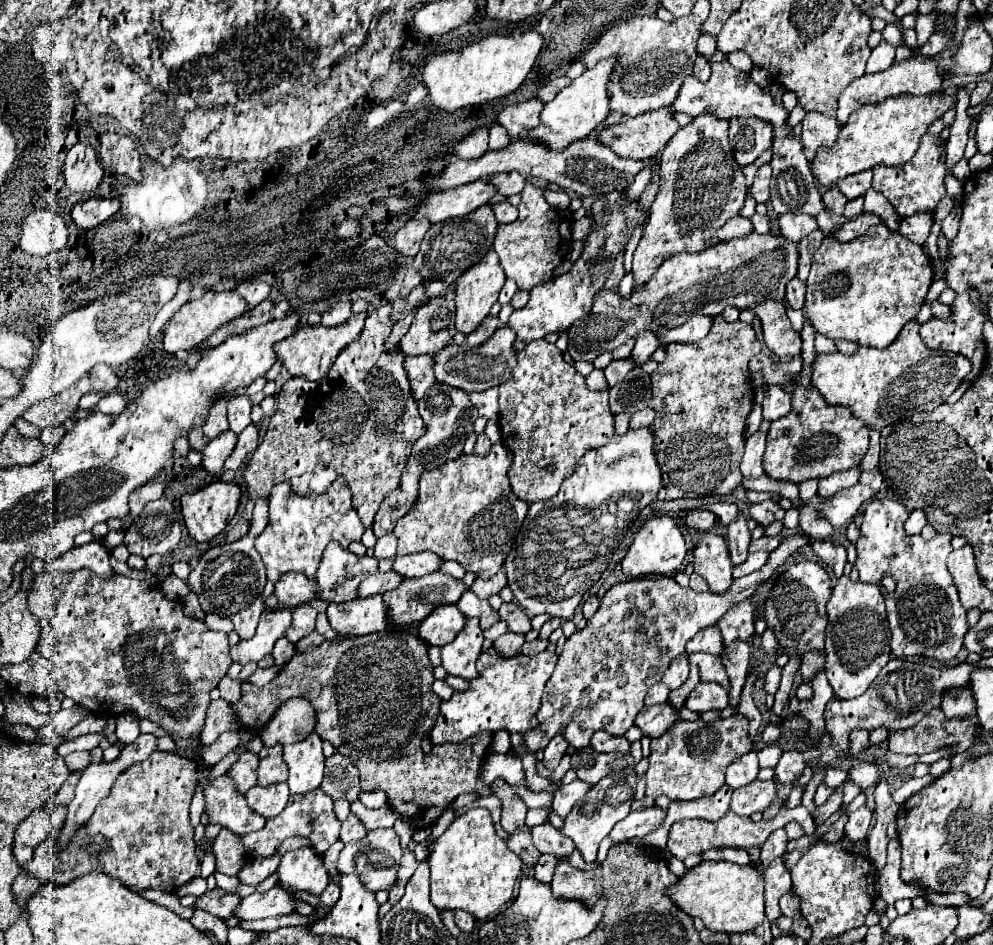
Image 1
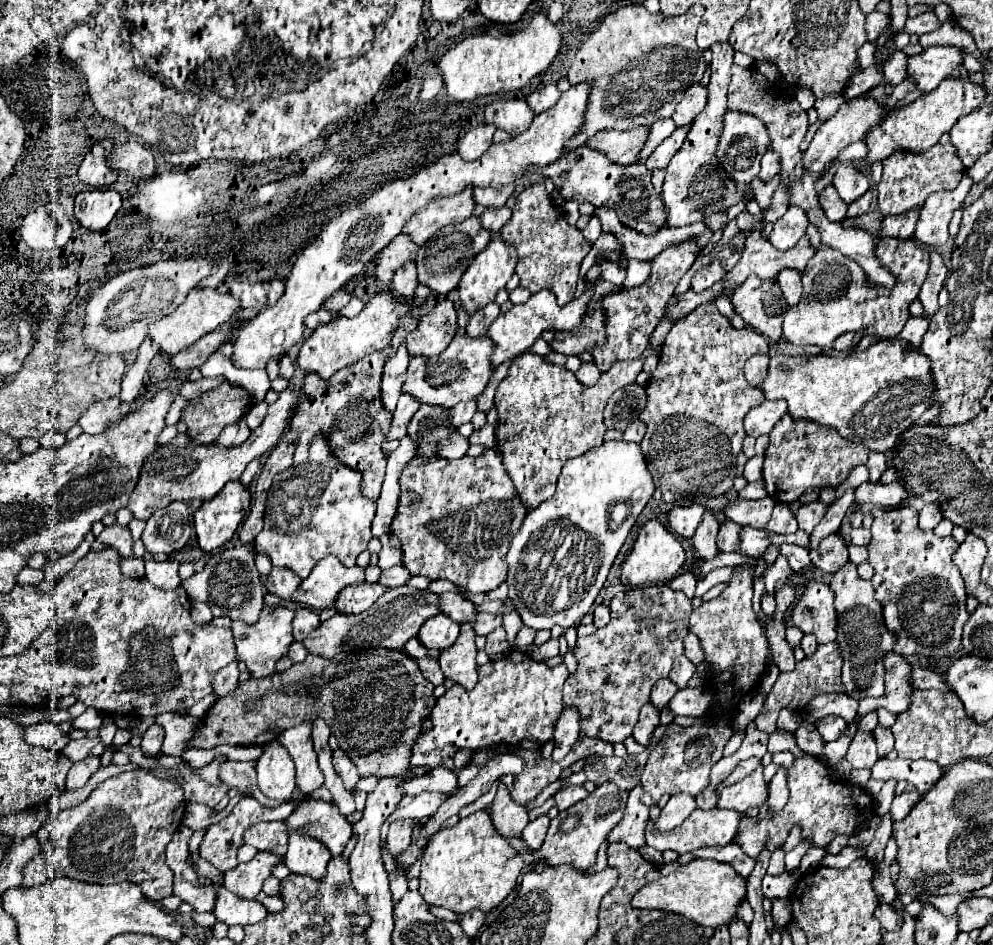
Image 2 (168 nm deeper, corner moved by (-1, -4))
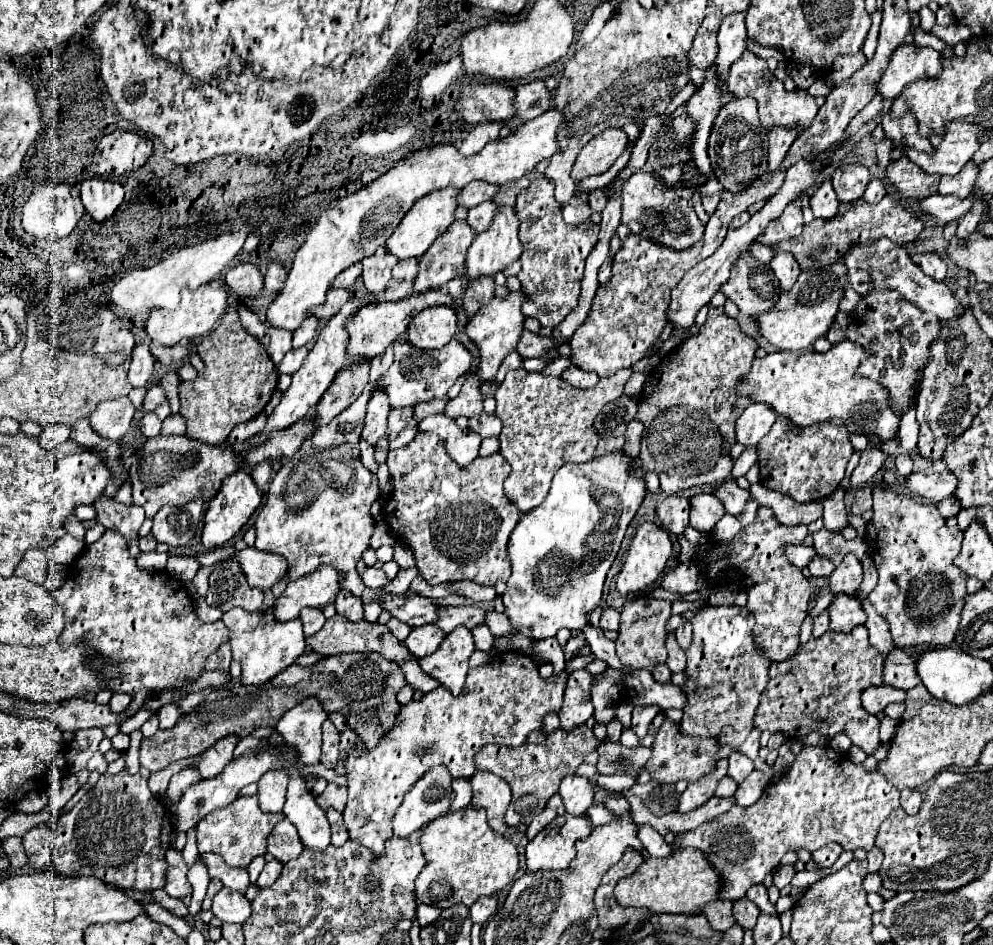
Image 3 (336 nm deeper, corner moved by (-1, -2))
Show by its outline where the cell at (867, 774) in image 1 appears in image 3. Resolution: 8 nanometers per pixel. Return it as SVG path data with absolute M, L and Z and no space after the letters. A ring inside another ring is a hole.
M856 626L846 634L838 634L828 630L820 638L810 638L806 644L800 644L796 654L786 662L772 662L770 666L770 680L766 690L760 696L760 706L756 710L754 726L762 732L784 732L786 736L802 736L808 732L822 732L826 736L834 736L844 732L854 746L860 746L866 756L872 756L880 746L878 726L880 720L868 714L860 704L860 694L864 688L882 682L882 658L868 642L868 630L864 626Z

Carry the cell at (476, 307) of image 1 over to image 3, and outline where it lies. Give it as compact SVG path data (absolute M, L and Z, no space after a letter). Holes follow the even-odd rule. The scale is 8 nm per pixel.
M500 206L500 214L494 218L490 228L478 234L470 244L470 250L466 254L466 276L470 280L482 276L494 278L498 272L504 272L508 266L518 262L520 254L522 254L522 242L518 236L518 218L510 206Z

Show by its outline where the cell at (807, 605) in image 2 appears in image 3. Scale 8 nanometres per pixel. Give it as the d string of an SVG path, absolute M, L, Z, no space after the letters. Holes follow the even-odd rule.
M836 594L830 606L826 608L826 612L830 616L830 630L834 632L846 632L866 622L866 614L860 602L846 594Z

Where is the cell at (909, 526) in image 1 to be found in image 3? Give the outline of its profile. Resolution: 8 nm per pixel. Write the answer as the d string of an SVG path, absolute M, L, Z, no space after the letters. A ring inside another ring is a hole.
M948 496L948 498L940 500L940 502L936 504L936 508L940 510L942 518L952 518L952 516L956 516L956 514L960 512L960 504L958 504L958 500L956 500L954 496Z

